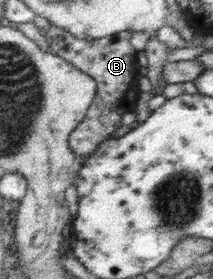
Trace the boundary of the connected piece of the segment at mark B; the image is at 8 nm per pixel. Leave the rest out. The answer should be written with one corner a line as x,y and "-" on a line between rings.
51,25
45,35
45,40
56,55
67,59
72,65
95,78
98,83
95,104
79,123
79,127
71,133
70,146
78,157
94,152
122,125
122,115
136,111
136,102
140,95
137,82
140,49
132,47
132,34
128,31
102,39
80,39
59,26

